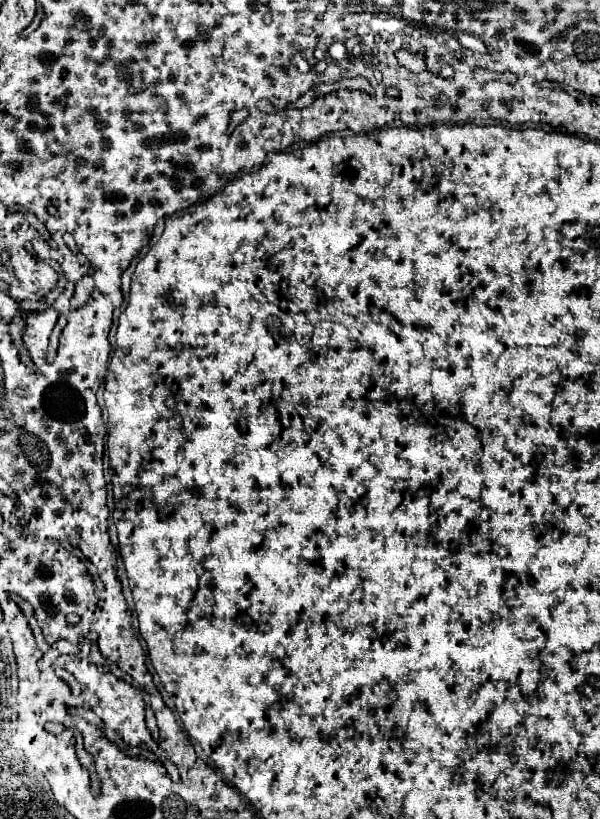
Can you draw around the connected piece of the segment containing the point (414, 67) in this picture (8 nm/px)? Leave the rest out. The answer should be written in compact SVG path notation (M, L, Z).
M396 51L396 59L400 61L400 65L404 65L408 71L412 73L422 73L426 69L426 63L424 63L424 53L410 53L410 51Z

